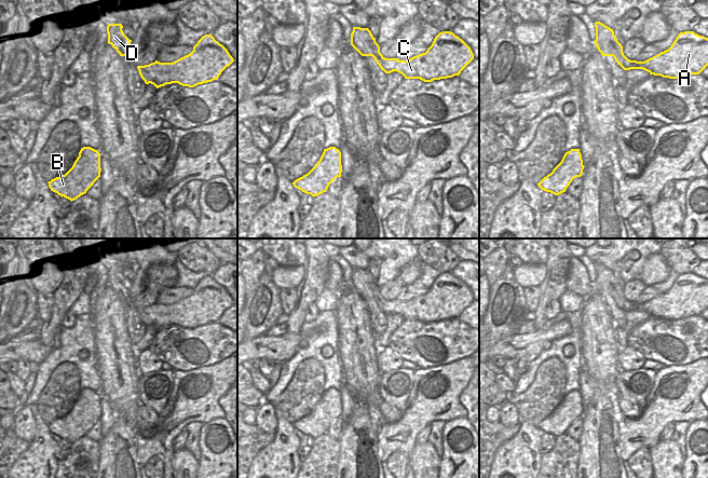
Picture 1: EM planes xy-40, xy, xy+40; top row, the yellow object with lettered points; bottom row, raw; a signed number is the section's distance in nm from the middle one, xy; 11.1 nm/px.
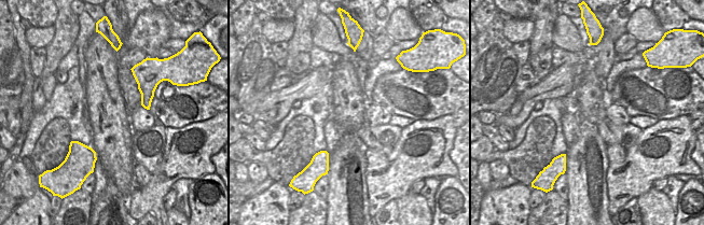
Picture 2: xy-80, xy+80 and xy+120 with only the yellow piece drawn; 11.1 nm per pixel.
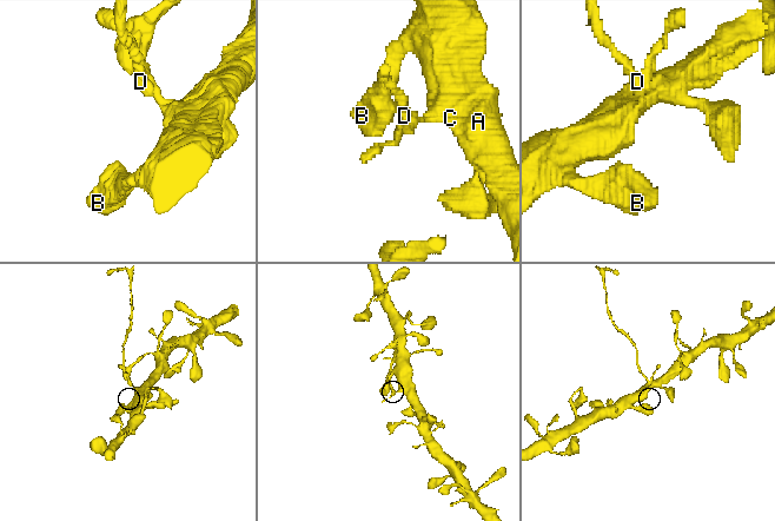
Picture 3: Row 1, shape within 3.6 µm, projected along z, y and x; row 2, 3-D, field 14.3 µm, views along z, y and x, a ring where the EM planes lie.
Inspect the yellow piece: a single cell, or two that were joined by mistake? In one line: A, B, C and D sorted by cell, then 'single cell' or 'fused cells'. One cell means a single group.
A B C / D; fused cells

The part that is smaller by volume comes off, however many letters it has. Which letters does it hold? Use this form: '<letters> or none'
D

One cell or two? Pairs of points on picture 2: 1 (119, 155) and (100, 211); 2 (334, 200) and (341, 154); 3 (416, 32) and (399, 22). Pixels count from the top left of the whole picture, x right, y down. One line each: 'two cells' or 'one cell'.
1: two cells
2: one cell
3: one cell

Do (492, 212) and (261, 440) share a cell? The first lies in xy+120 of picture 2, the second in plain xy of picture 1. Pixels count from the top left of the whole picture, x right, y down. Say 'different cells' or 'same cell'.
different cells

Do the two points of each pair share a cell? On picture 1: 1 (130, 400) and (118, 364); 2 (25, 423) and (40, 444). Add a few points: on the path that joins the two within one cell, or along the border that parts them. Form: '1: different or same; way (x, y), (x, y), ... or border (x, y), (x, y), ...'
1: same; way (122, 392), (121, 372)
2: different; border (30, 410), (35, 421), (35, 437), (29, 442)

